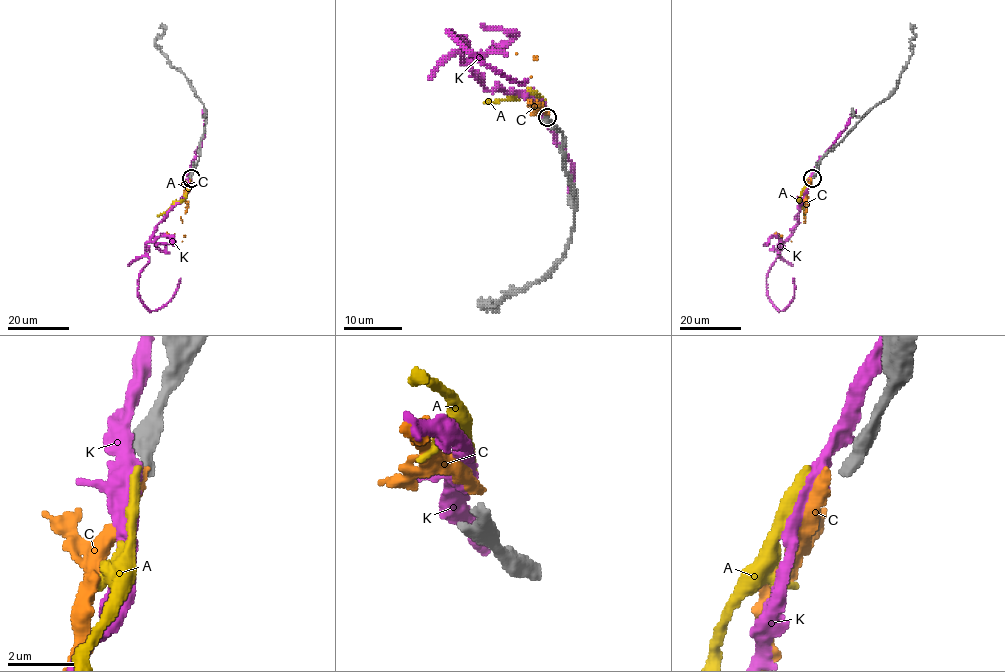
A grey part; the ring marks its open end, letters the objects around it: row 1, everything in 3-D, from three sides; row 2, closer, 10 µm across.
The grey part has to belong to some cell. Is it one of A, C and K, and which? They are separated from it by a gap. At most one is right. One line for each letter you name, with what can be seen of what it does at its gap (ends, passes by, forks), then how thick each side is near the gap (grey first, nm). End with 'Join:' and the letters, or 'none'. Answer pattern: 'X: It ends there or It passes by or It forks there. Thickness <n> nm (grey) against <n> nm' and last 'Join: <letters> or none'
Join: none

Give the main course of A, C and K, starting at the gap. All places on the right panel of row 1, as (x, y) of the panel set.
A: (809, 178), (800, 198), (805, 216)
C: (811, 178), (805, 196), (805, 221), (776, 232)
K: (811, 178), (798, 213), (798, 223), (767, 273), (767, 295), (777, 309), (783, 310), (794, 295), (792, 278)

